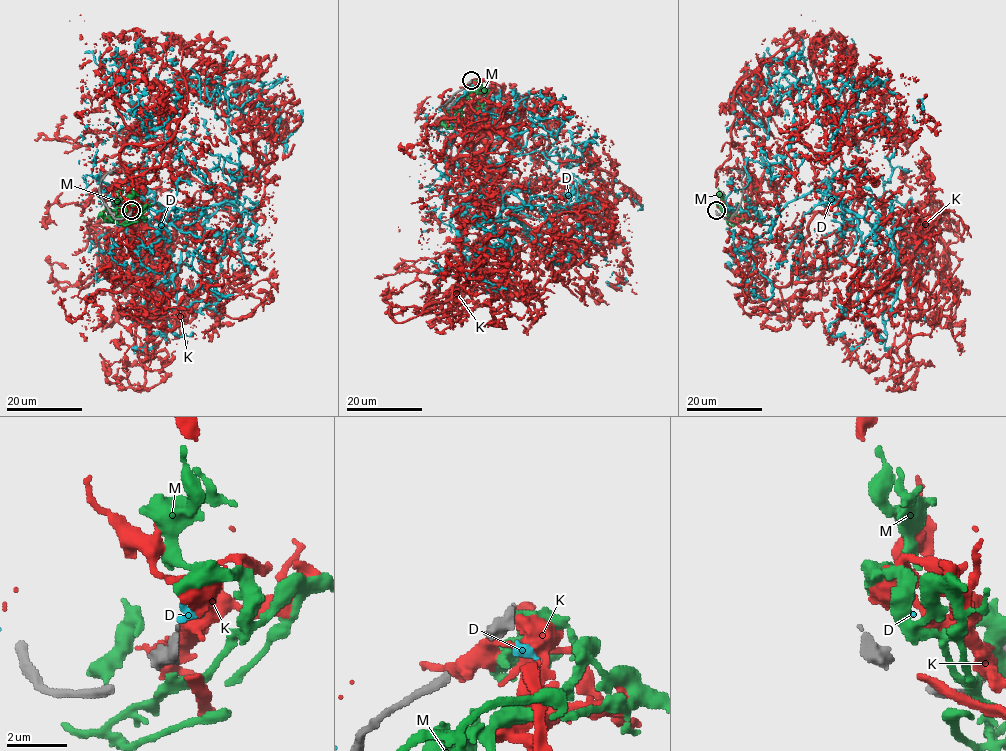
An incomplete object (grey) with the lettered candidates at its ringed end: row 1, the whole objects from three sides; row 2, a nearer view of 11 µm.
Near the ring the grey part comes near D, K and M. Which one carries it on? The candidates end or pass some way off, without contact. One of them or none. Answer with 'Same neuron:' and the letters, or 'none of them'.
Same neuron: none of them

